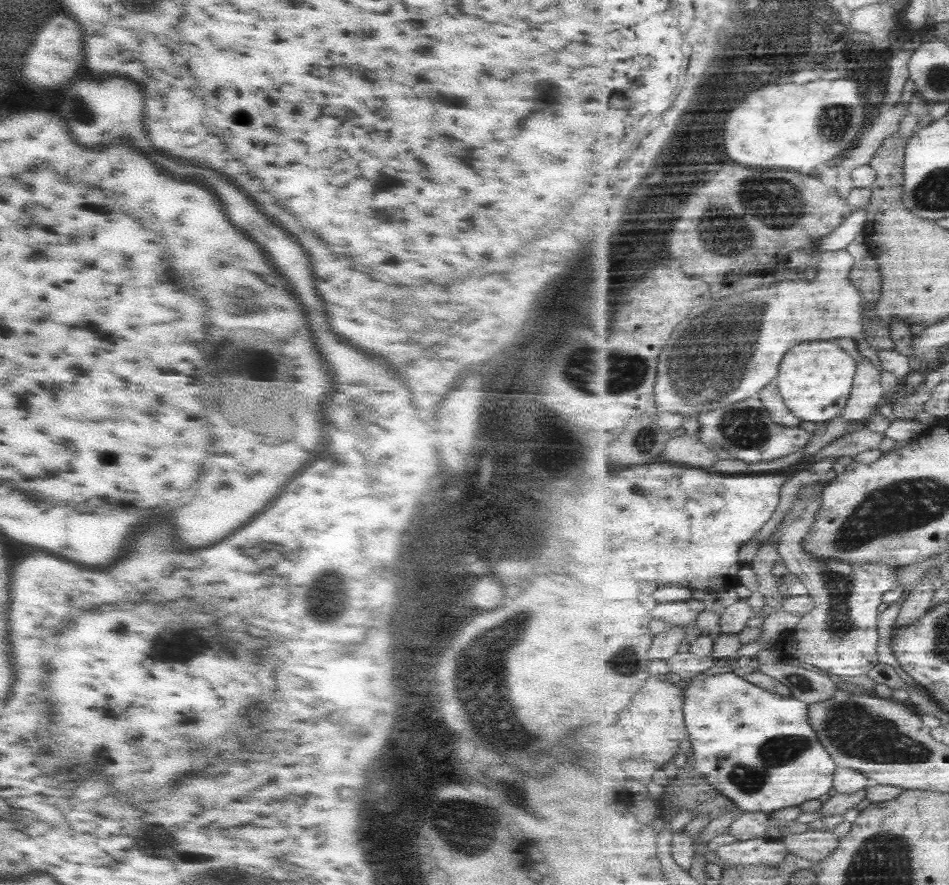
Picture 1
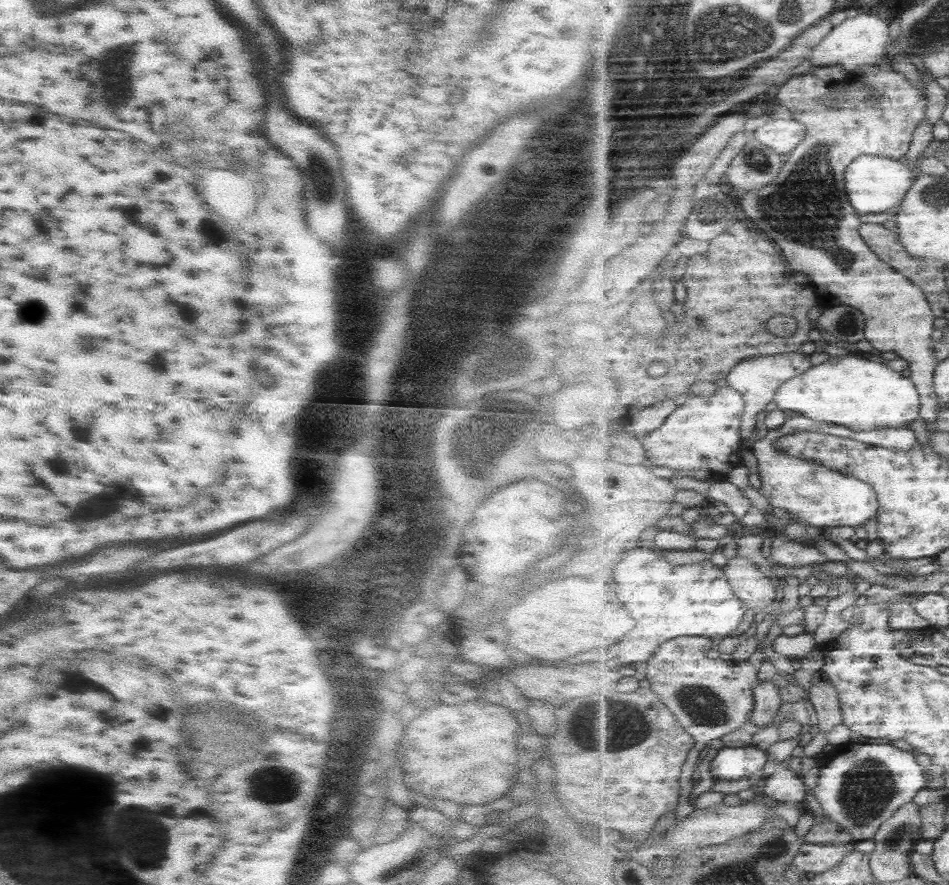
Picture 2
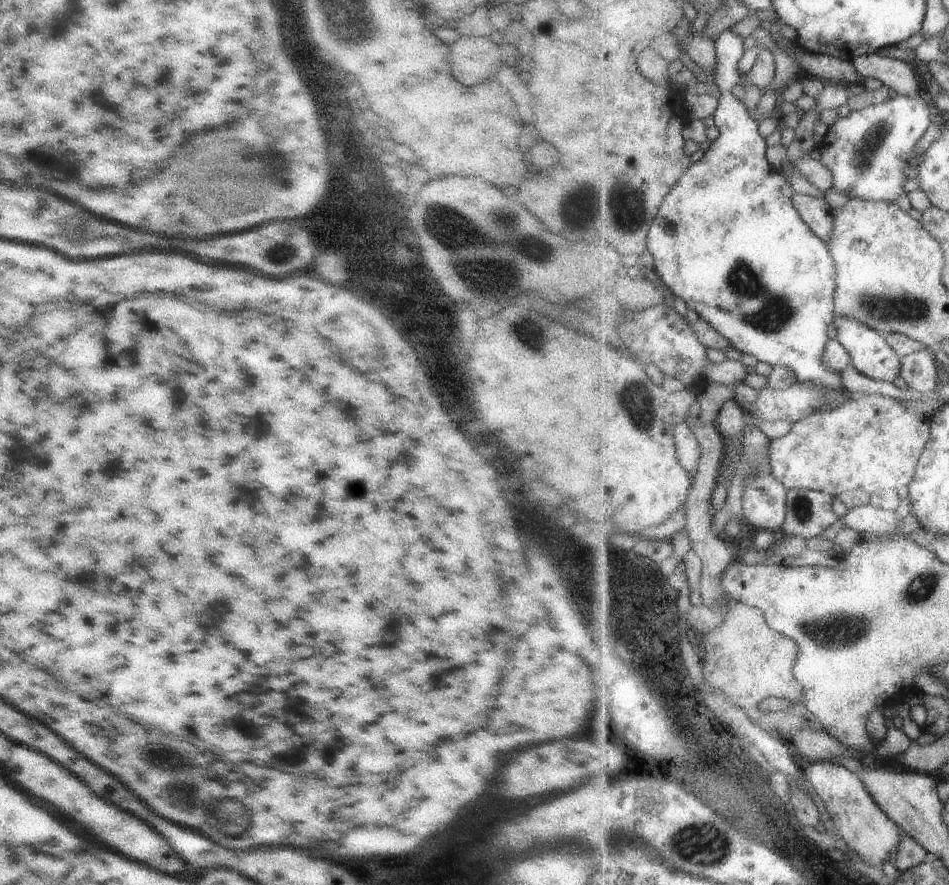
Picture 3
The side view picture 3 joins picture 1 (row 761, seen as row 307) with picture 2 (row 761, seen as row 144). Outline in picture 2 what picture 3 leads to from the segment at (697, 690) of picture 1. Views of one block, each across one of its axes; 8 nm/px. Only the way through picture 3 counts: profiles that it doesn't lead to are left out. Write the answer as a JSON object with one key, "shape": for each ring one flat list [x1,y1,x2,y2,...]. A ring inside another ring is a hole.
{"shape":[[749,744,744,747,723,747,710,763,710,772,714,781,741,780,762,770,767,764,767,753]]}

